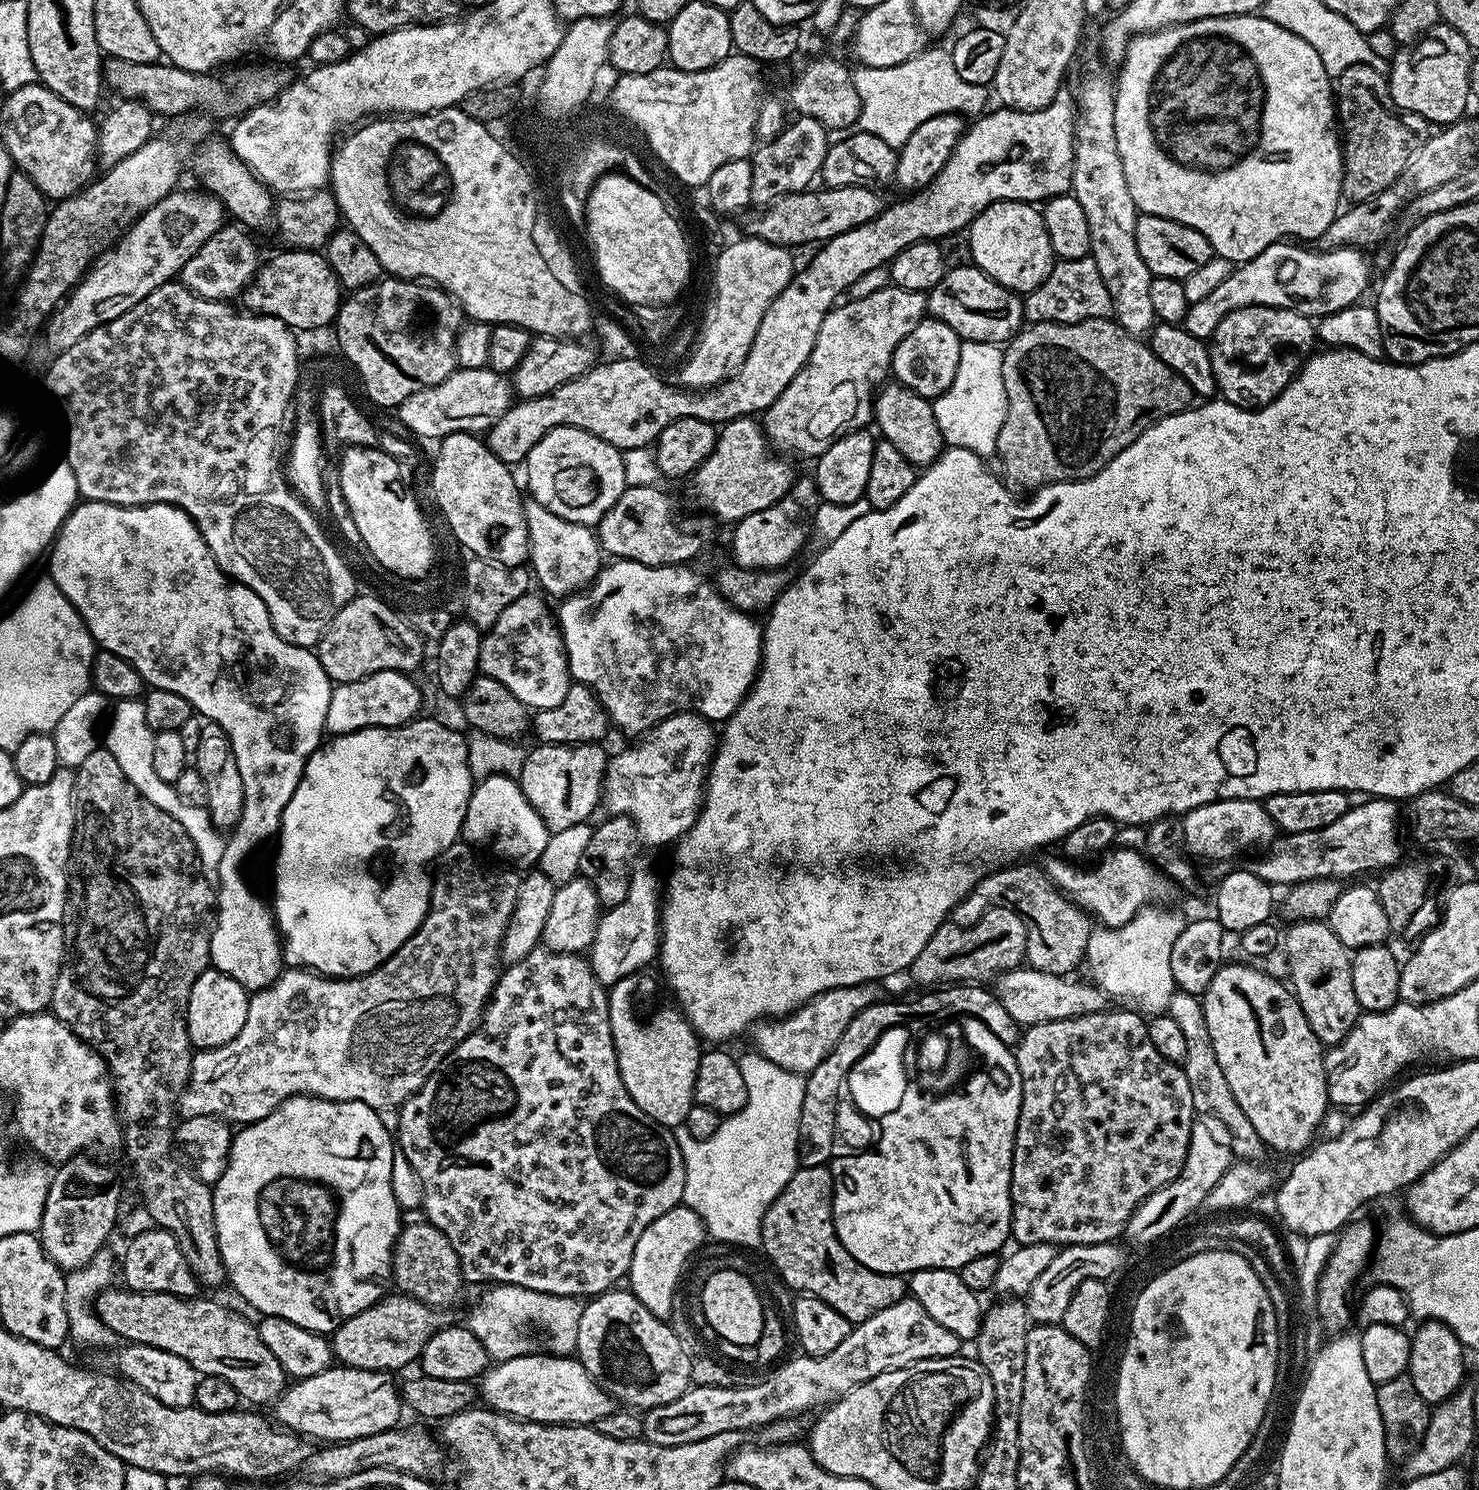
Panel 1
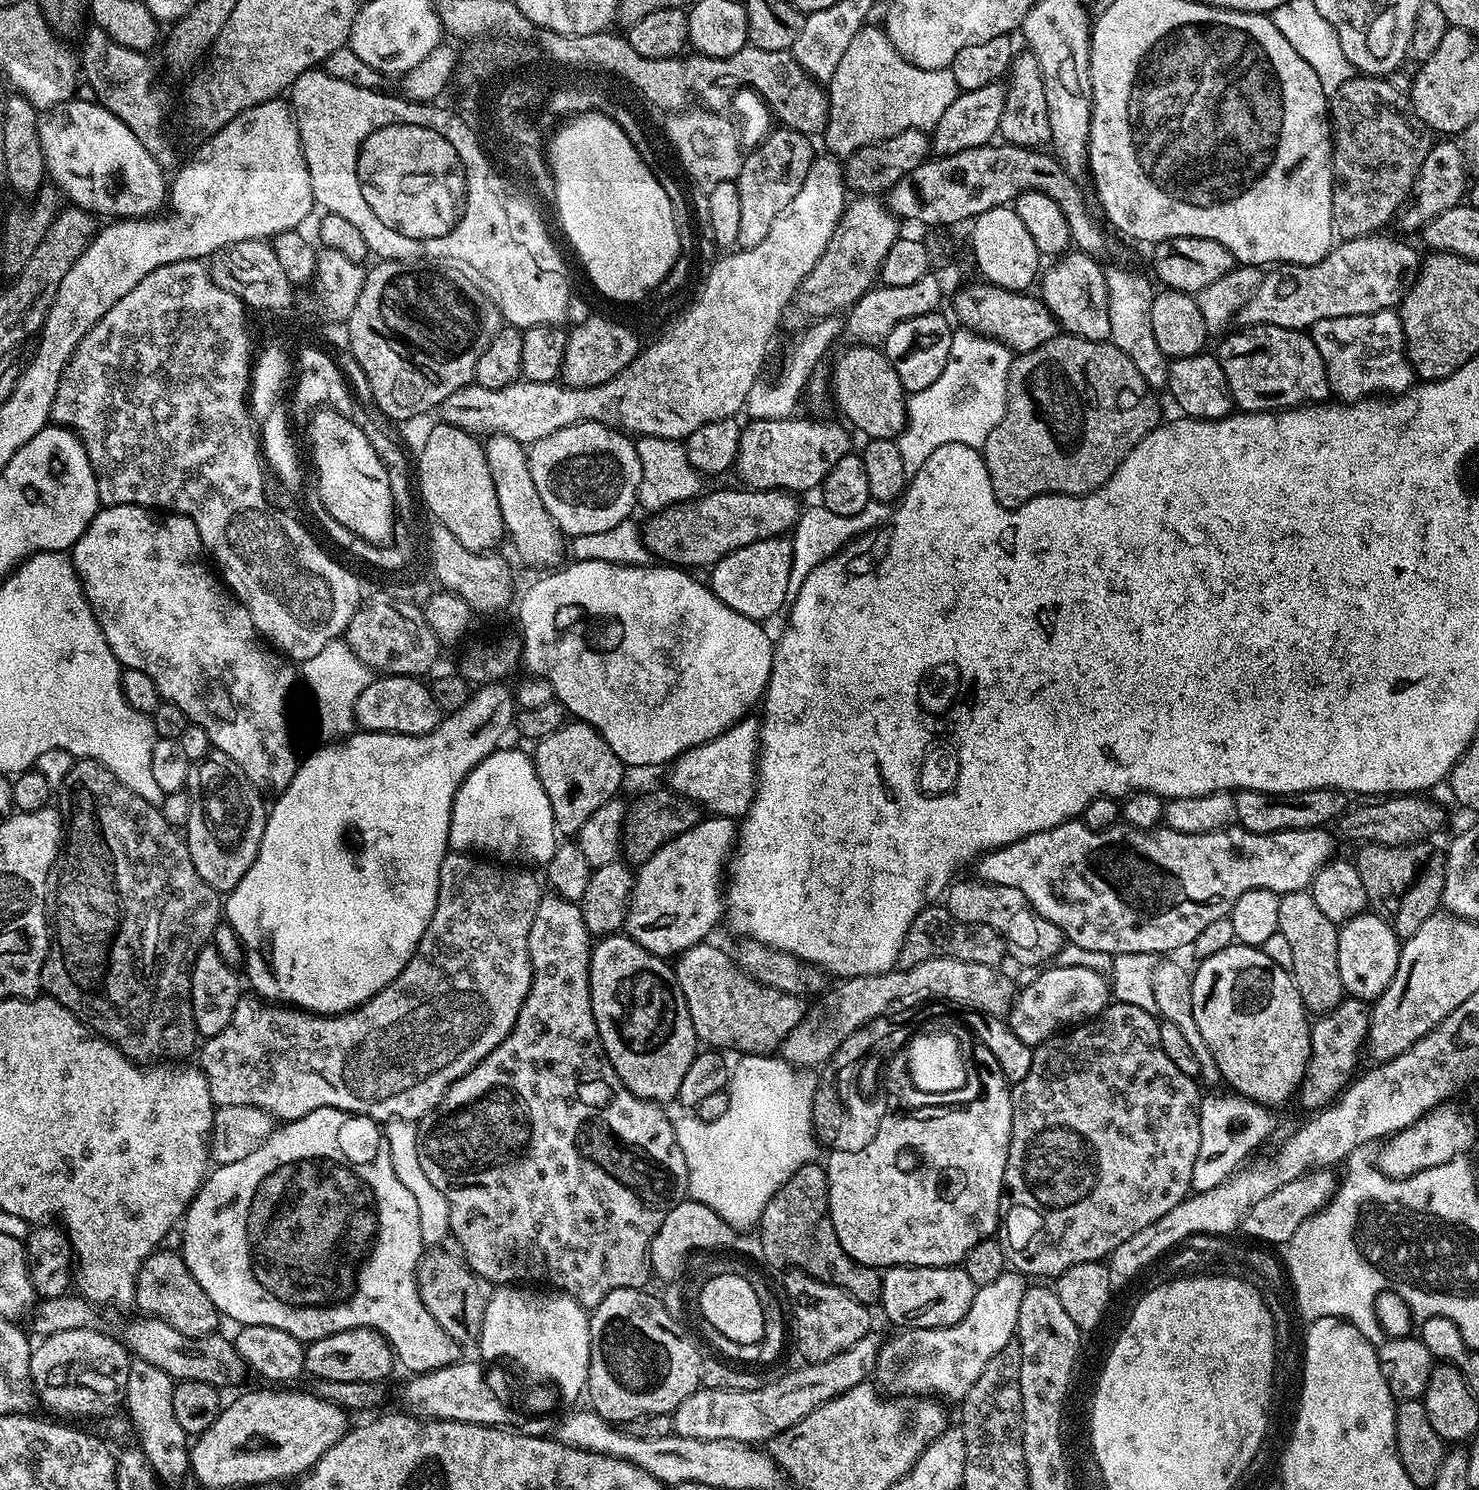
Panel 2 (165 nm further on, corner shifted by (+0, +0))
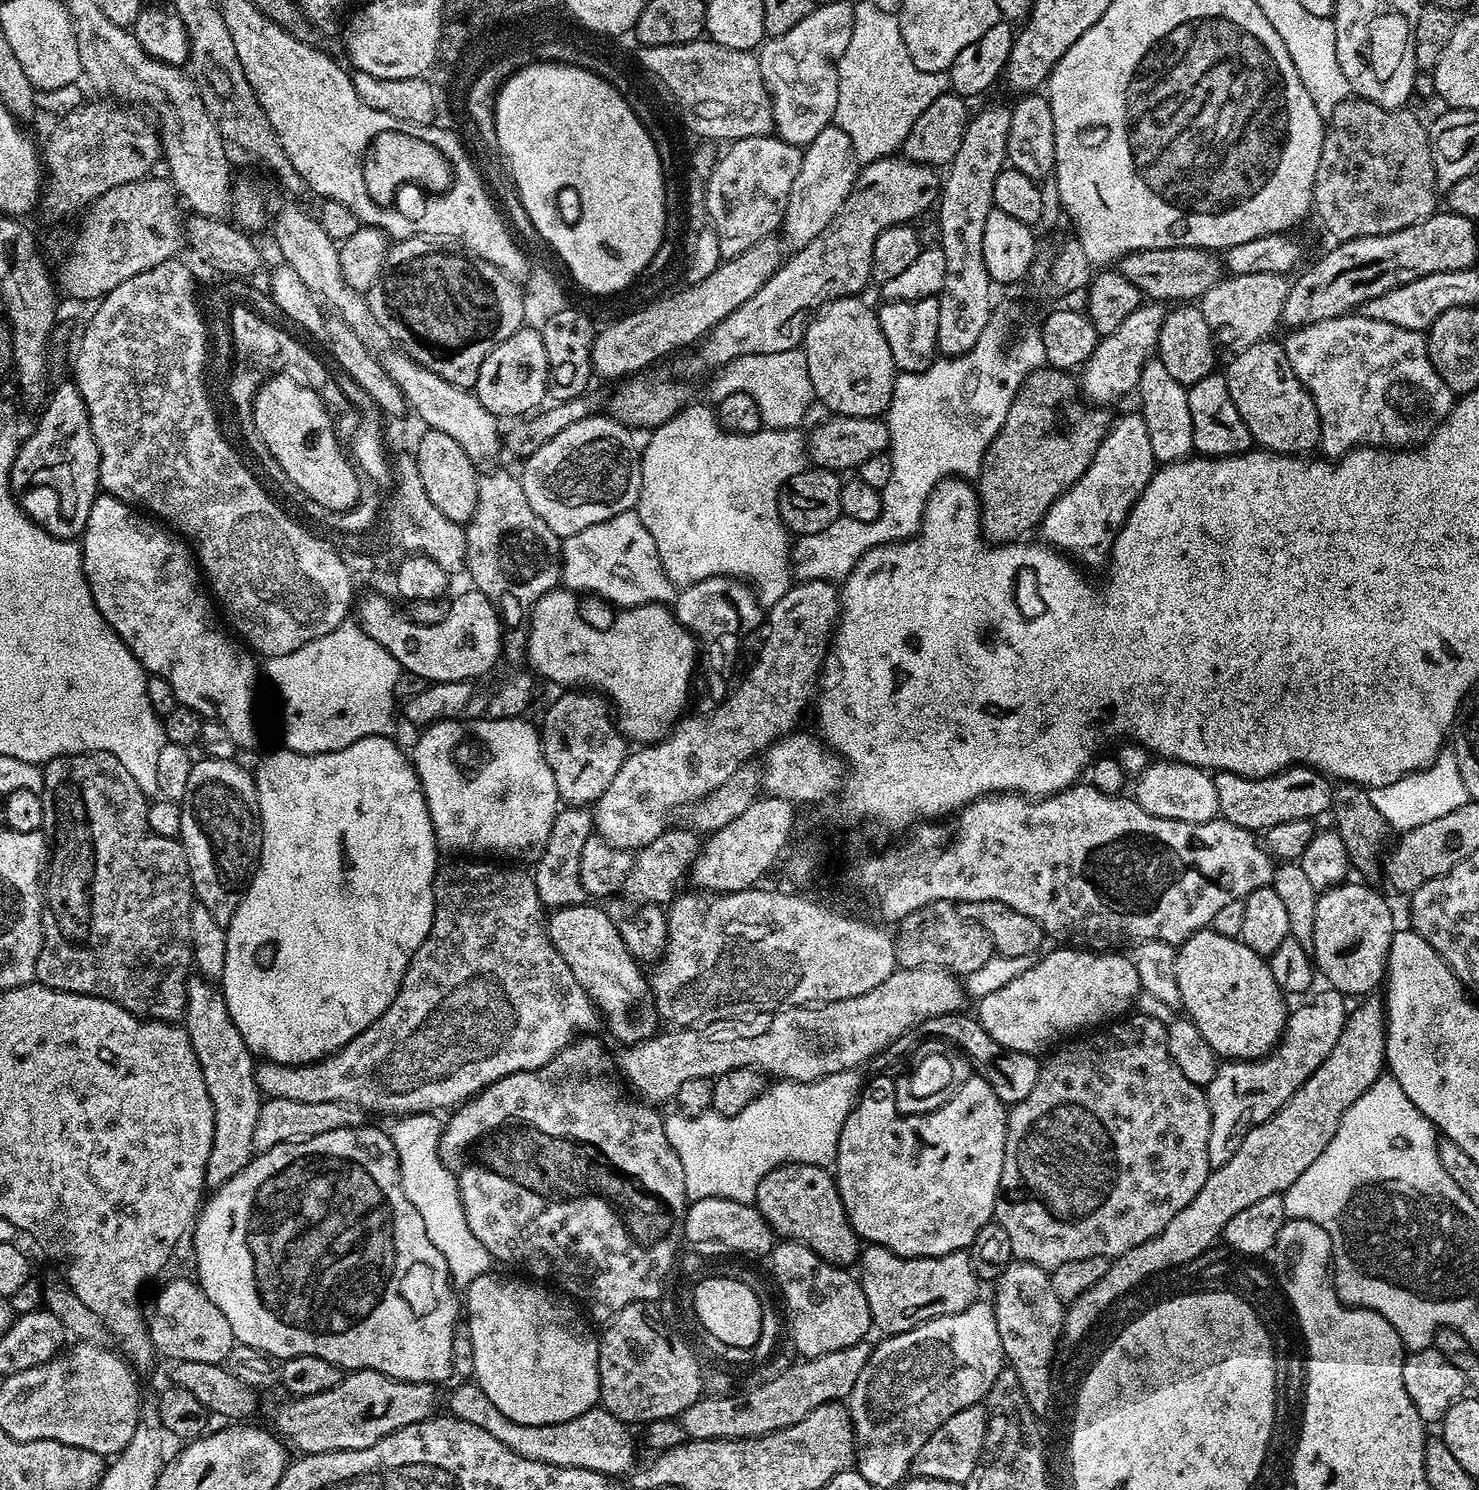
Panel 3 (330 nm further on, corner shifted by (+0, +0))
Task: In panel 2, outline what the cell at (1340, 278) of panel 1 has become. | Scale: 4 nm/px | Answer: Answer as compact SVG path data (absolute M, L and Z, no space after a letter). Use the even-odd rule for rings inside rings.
M1373 234L1340 240L1328 252L1326 258L1317 264L1282 264L1263 273L1260 286L1242 306L1236 315L1235 323L1240 326L1253 324L1273 324L1283 328L1311 329L1312 325L1326 318L1342 318L1343 316L1365 316L1371 312L1392 310L1399 305L1401 299L1412 287L1422 267L1421 253L1416 253L1408 244L1400 240L1391 240L1388 234Z

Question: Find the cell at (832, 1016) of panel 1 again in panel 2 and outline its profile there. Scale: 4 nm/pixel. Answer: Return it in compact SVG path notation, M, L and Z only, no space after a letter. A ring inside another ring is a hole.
M712 942L695 944L679 953L672 969L676 985L682 990L697 1041L716 1050L725 1050L724 1048L734 1046L741 1048L739 1051L744 1054L764 1054L760 1052L768 1052L771 1048L773 1051L784 1043L790 1030L798 1026L806 1011L806 1004L803 1004L805 1001L801 997L791 996L789 992L779 992L760 984L742 971L730 954L728 956L722 949L712 945Z

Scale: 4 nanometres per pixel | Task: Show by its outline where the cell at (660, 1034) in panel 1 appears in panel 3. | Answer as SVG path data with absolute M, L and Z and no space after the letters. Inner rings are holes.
M589 902L555 909L546 920L550 942L554 950L562 954L562 962L570 966L574 978L578 978L578 986L582 986L596 1005L614 1039L621 1040L624 1046L651 1040L658 1032L658 1017L650 999L649 977L624 947L622 935L607 911L603 907L595 908L594 904Z

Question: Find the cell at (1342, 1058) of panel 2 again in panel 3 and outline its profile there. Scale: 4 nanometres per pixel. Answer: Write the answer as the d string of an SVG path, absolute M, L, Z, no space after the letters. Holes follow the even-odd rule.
M1335 990L1327 991L1322 993L1317 1000L1312 1000L1309 1004L1302 1005L1301 1008L1293 1007L1289 1011L1284 1035L1280 1037L1279 1044L1267 1056L1258 1060L1234 1060L1221 1063L1220 1069L1214 1074L1214 1082L1210 1082L1206 1089L1210 1106L1208 1153L1213 1168L1230 1162L1230 1158L1234 1158L1234 1150L1242 1146L1242 1138L1246 1138L1246 1134L1250 1134L1254 1126L1269 1120L1296 1093L1298 1086L1302 1086L1302 1082L1306 1082L1306 1078L1310 1078L1310 1074L1314 1074L1314 1070L1318 1070L1318 1066L1326 1062L1330 1050L1334 1050L1334 1042L1338 1042L1338 1034L1342 1034L1342 1026L1349 1018L1350 1008L1349 1005L1344 1005L1346 1003L1344 993Z

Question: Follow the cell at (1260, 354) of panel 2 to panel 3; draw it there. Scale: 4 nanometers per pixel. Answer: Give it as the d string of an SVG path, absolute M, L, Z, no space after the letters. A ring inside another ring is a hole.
M1272 338L1260 340L1233 355L1236 357L1226 371L1230 398L1234 398L1242 422L1246 422L1253 441L1261 449L1281 454L1308 454L1320 443L1318 410L1311 394L1294 374L1283 343L1274 341Z

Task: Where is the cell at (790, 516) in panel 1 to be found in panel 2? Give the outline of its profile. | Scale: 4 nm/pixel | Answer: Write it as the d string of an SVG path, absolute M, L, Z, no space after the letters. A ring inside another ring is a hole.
M787 535L775 536L742 546L716 564L711 565L712 580L710 587L713 594L730 610L742 614L751 620L768 622L768 619L785 607L789 599L788 583L792 565L792 542ZM785 600L785 604L784 604ZM784 604L784 605L783 605Z

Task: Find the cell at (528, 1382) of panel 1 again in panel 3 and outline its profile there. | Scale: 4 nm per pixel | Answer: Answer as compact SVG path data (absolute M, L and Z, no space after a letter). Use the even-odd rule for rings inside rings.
M352 1370L330 1390L313 1396L301 1396L288 1402L292 1404L282 1405L276 1412L274 1431L285 1445L293 1449L296 1447L297 1453L309 1456L338 1450L362 1450L366 1446L374 1446L374 1442L386 1438L391 1432L429 1419L437 1411L436 1391L438 1388L434 1384L395 1380L374 1370Z

